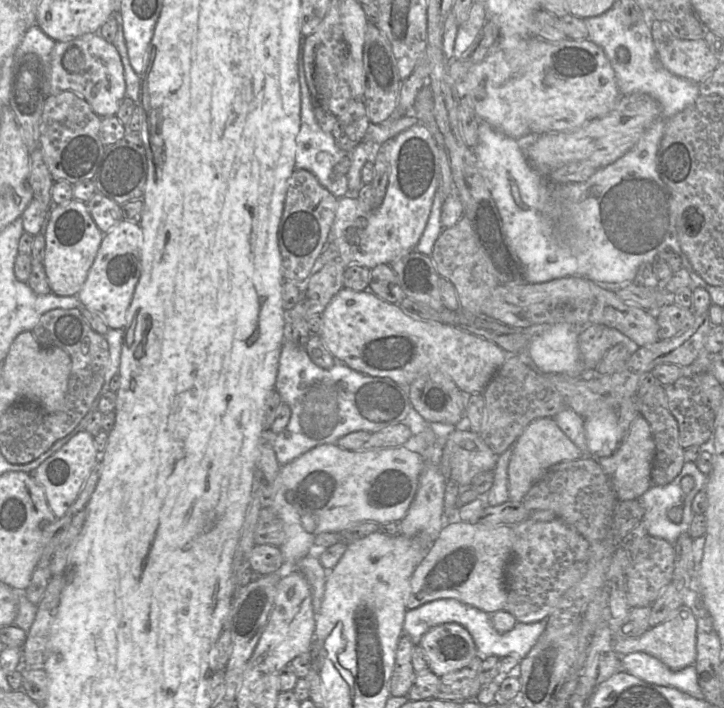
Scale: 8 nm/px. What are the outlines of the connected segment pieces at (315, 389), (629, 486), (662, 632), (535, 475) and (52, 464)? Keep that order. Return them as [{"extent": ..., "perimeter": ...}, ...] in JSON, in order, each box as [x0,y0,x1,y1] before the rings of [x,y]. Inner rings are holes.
[{"extent":[265,341,412,465],"perimeter":[[[284,341],[275,389],[283,403],[291,408],[291,418],[286,428],[279,434],[272,433],[271,428],[266,430],[265,440],[270,441],[278,462],[285,465],[316,446],[335,444],[349,433],[377,432],[388,426],[404,423],[412,408],[408,388],[389,378],[372,377],[357,372],[341,362],[337,362],[330,369],[321,368],[312,361],[306,348],[298,347],[293,341]]]},{"extent":[599,414,655,501],"perimeter":[[[639,414],[631,422],[617,450],[611,456],[599,459],[618,501],[638,500],[652,486],[651,471],[654,455],[655,444],[650,425]]]},{"extent":[613,605,696,670],"perimeter":[[[681,605],[662,623],[650,628],[640,637],[614,639],[613,649],[619,655],[631,652],[645,652],[659,659],[671,670],[681,670],[693,665],[696,660],[696,617],[687,605]]]},{"extent":[508,417,583,501],"perimeter":[[[552,417],[532,421],[515,441],[508,466],[509,501],[522,501],[528,491],[551,466],[583,456],[579,448],[558,427]]]},{"extent":[29,430,99,519],"perimeter":[[[82,430],[71,437],[61,449],[48,457],[35,470],[29,472],[42,487],[47,503],[57,519],[70,512],[70,507],[95,467],[99,454],[95,448],[94,437],[86,430]]]}]

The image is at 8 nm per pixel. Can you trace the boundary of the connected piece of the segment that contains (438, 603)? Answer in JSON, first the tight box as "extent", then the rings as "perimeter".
{"extent":[403,599,547,658],"perimeter":[[[438,599],[421,605],[415,609],[407,610],[403,624],[403,634],[410,637],[414,645],[419,645],[422,636],[432,627],[444,623],[458,623],[472,636],[479,655],[506,657],[518,654],[522,658],[528,654],[540,635],[547,627],[547,621],[535,623],[517,622],[514,628],[505,633],[496,631],[491,622],[491,615],[455,599]]]}

